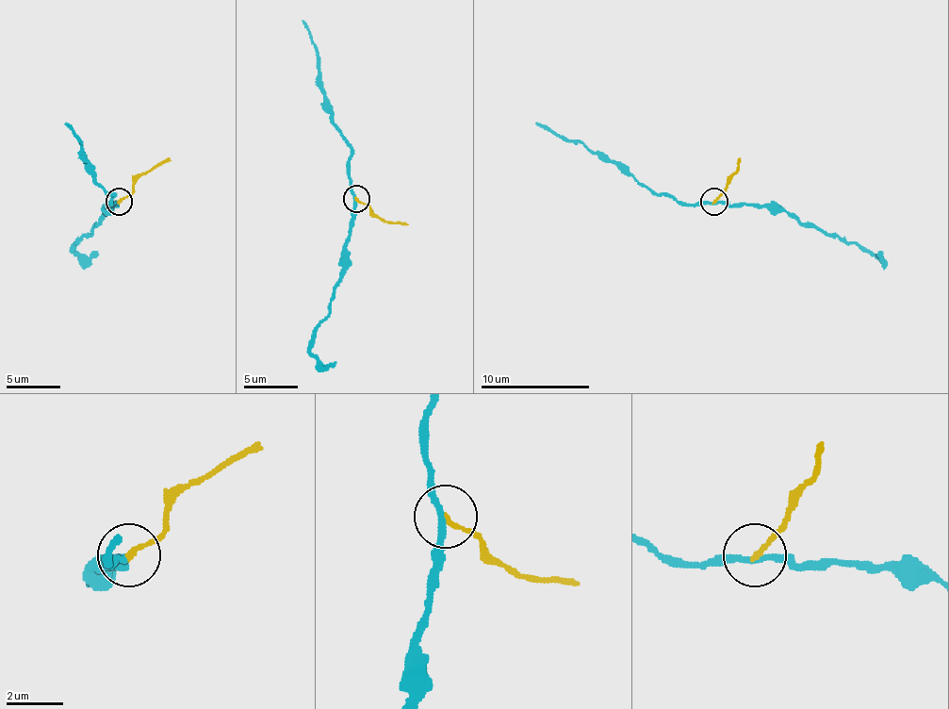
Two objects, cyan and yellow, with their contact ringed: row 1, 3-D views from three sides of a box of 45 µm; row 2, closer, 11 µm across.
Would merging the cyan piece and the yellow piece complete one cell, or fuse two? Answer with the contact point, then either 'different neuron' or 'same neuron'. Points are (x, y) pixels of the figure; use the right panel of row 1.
(713, 201) | different neuron

